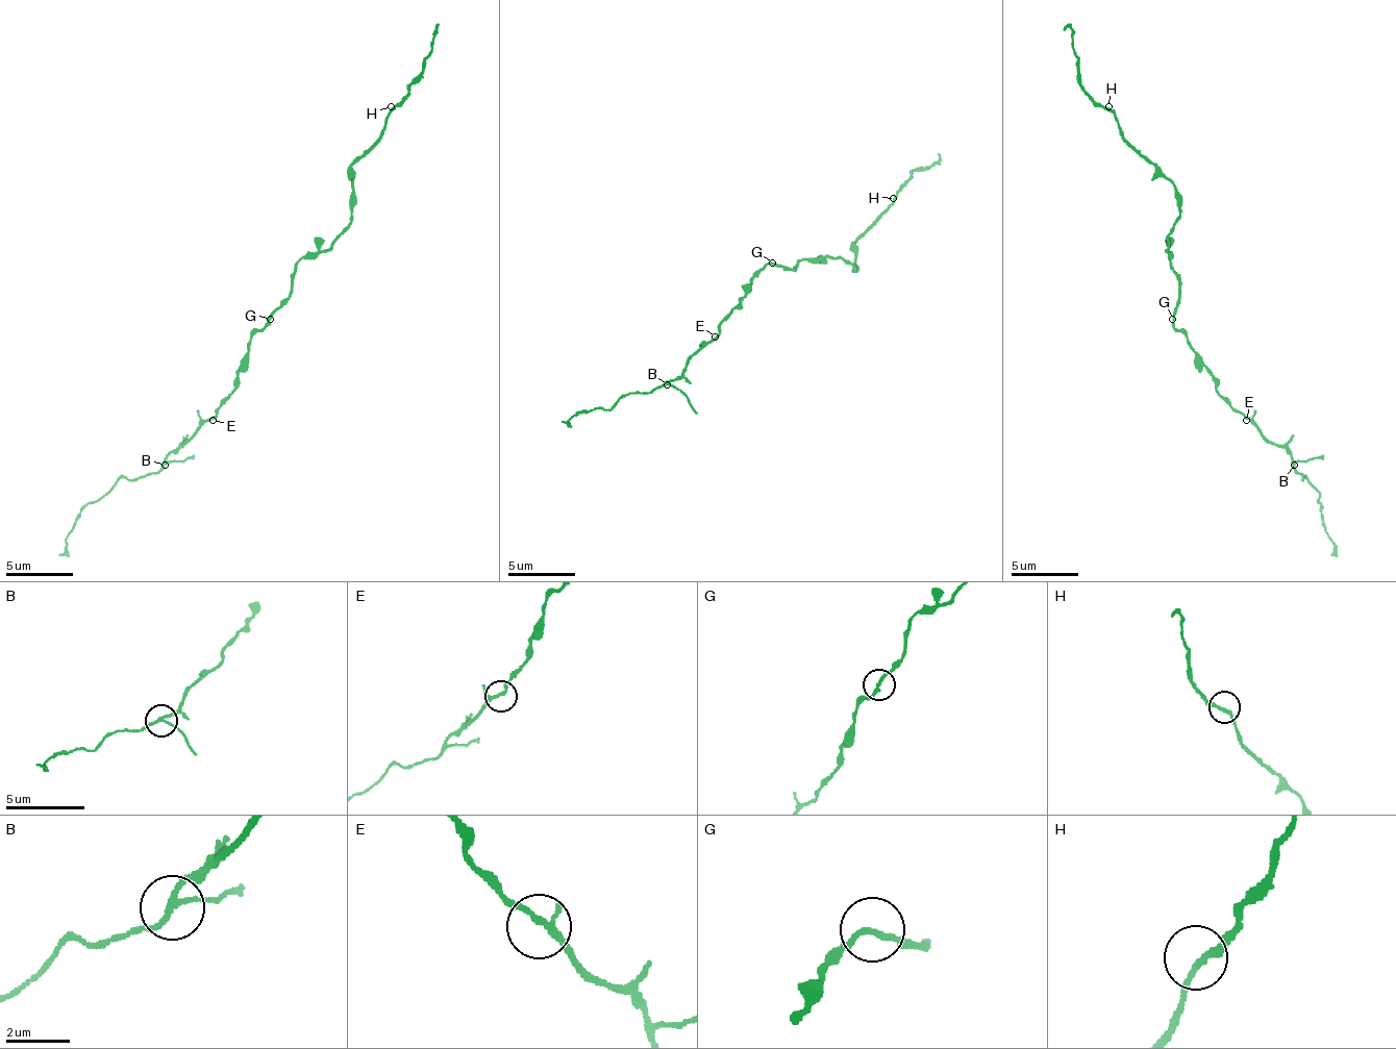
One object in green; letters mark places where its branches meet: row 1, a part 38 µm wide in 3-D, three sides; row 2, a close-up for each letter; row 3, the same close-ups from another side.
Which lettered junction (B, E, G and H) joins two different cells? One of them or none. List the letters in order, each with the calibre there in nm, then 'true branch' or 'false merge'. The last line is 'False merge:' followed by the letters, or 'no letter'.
B: 150 nm thick; false merge
E: 150 nm thick; true branch
G: 170 nm thick; true branch
H: 180 nm thick; true branch
False merge: B

